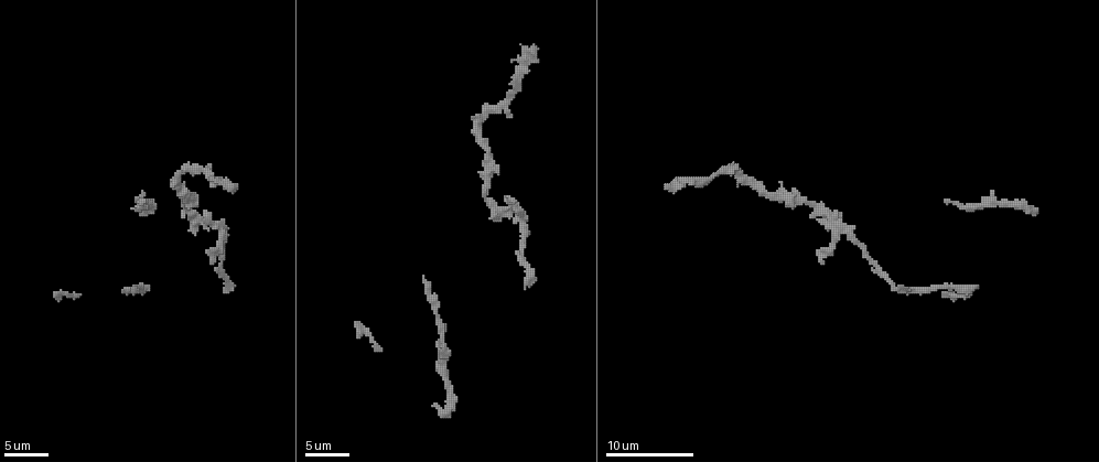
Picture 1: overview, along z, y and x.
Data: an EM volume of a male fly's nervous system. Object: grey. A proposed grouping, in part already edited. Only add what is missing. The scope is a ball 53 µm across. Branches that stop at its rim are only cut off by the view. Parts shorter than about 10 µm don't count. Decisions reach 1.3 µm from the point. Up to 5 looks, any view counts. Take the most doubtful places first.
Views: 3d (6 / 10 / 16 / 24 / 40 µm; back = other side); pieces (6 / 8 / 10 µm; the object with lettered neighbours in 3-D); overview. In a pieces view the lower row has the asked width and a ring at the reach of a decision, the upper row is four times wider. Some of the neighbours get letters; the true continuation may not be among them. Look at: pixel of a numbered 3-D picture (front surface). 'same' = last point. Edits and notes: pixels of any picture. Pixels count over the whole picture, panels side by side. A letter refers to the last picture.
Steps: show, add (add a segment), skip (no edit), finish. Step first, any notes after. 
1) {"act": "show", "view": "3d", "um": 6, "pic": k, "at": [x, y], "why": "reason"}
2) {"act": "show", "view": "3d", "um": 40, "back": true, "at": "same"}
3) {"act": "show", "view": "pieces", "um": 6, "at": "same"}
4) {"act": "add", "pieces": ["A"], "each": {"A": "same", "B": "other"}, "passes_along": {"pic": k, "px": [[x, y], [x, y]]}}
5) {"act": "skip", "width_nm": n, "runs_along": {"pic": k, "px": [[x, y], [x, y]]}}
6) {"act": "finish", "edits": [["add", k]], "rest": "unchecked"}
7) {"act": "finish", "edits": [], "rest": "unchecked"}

{"act": "show", "view": "pieces", "um": 8, "pic": 1, "at": [122, 290], "why": "an open end"}

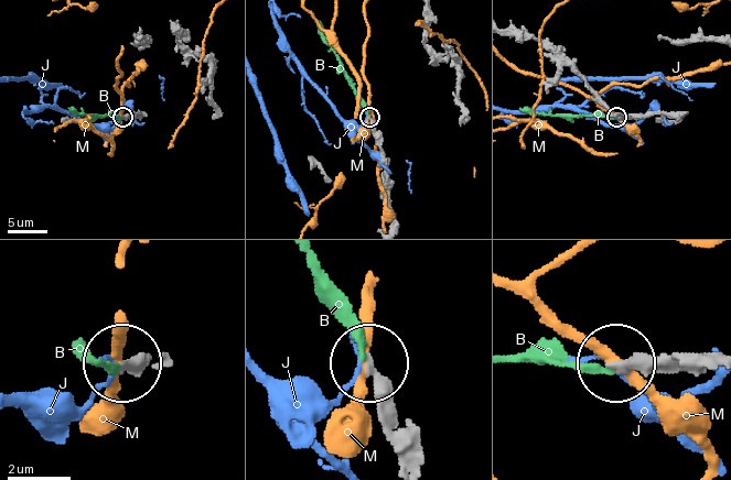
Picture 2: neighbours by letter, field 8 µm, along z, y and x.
{"act": "add", "pieces": ["B"], "each": {"B": "same", "J": "other", "M": "other"}, "passes_along": {"pic": 2, "px": [[605, 371], [513, 362]]}, "found": "it goes on there"}

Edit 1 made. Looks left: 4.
{"act": "show", "view": "overview", "why": "redraw"}

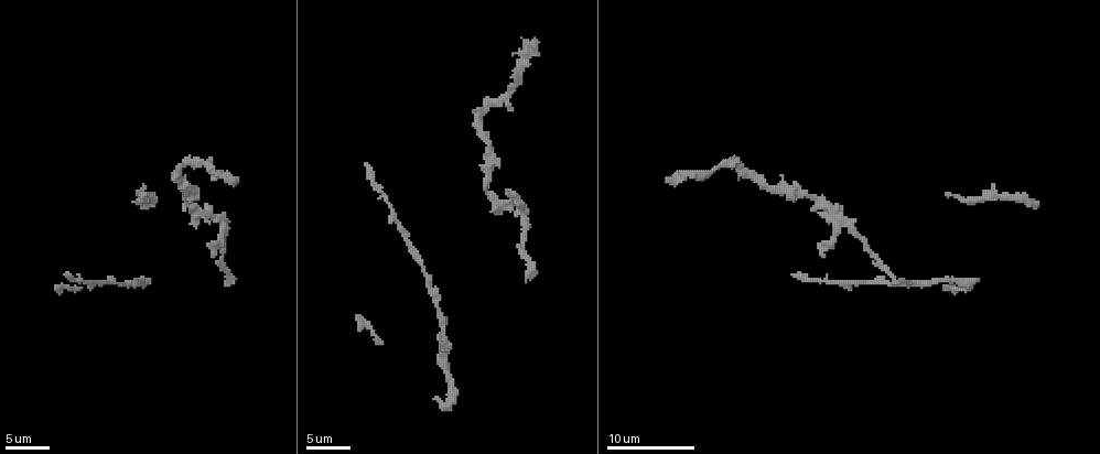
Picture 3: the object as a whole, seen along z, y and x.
{"act": "show", "view": "pieces", "um": 8, "pic": 3, "at": [795, 276], "why": "free end"}

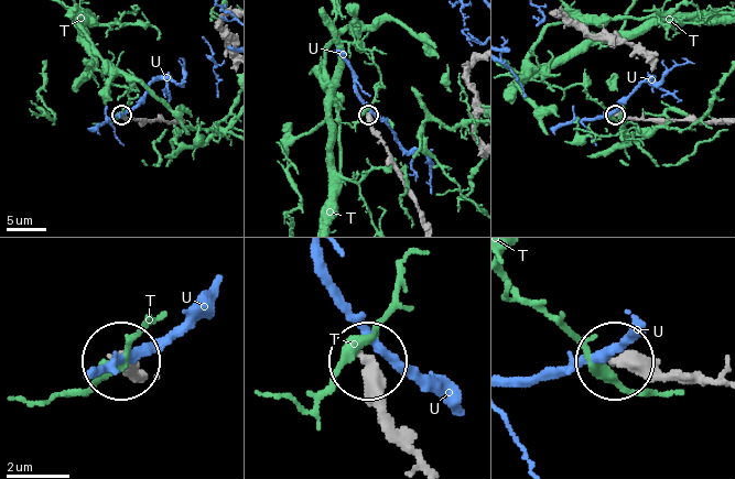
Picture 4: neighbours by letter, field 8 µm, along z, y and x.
{"act": "skip", "each": {"T": "other", "U": "other"}, "runs_along": {"pic": 4, "px": [[424, 219], [367, 113]]}, "found": "no lettered segment goes on from it"}

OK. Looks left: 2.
{"act": "show", "view": "pieces", "um": 6, "pic": 3, "at": [214, 254], "why": "free end"}

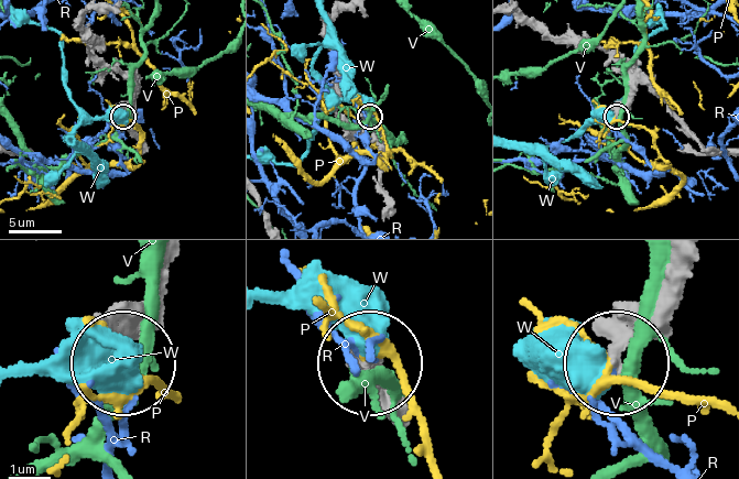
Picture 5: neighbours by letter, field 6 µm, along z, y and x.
{"act": "skip", "width_nm": 320, "each": {"P": "other", "R": "other", "V": "other", "W": "other"}, "found": "no lettered segment goes on from it"}

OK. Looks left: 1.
{"act": "finish", "edits": [["add", 2]], "rest": "unchecked"}

